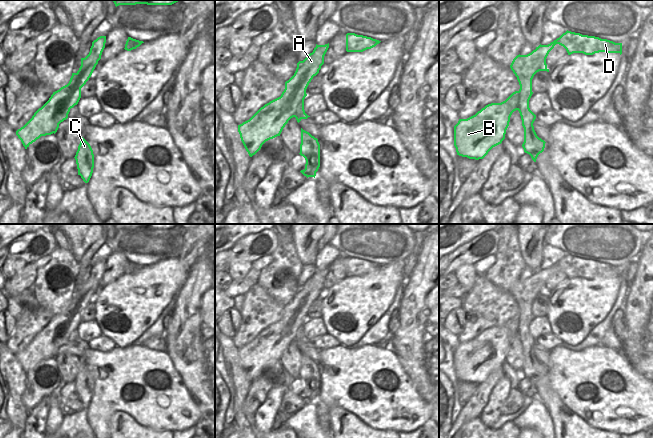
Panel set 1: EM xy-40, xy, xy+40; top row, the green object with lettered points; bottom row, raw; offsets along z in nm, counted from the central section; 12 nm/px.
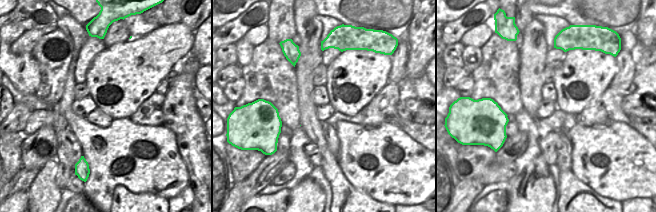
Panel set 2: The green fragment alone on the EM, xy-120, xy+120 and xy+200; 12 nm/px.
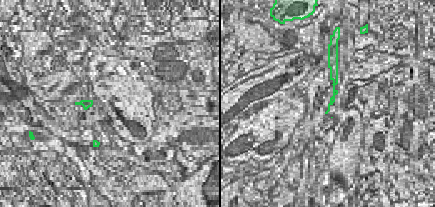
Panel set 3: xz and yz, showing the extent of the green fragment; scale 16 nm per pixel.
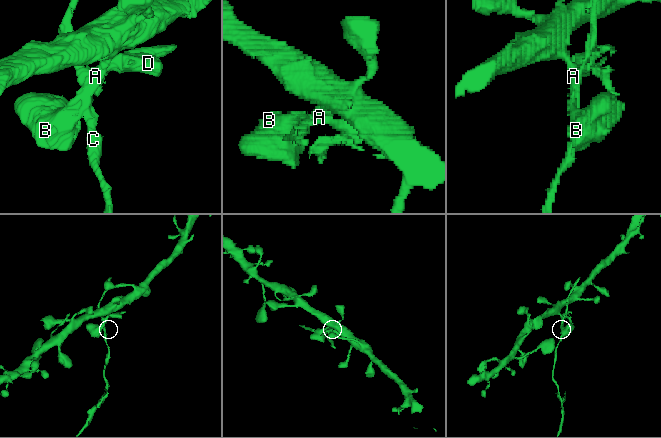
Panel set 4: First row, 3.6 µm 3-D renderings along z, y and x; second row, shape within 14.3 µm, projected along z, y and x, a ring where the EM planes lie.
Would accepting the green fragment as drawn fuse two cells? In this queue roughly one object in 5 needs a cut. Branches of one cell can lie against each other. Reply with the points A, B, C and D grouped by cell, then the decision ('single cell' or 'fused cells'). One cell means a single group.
A B D / C | fused cells

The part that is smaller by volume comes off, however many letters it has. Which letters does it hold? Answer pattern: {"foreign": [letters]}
{"foreign": ["C"]}

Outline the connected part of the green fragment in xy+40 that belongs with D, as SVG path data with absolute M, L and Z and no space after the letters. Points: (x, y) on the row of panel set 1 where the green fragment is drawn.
M568 30L550 44L540 44L528 57L533 63L518 74L518 91L513 92L501 103L488 104L475 115L459 119L454 126L454 146L457 155L475 160L483 159L493 147L502 143L512 113L520 108L519 94L532 96L532 79L539 71L549 72L546 58L556 44L563 46L568 55L593 55L599 52L622 54L622 43Z

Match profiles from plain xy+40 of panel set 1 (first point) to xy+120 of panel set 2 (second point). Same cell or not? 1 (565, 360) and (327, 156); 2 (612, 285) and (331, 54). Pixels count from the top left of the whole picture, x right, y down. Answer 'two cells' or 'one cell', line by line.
1: two cells
2: two cells

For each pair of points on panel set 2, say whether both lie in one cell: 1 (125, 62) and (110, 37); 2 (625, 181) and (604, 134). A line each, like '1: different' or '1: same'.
1: different
2: same

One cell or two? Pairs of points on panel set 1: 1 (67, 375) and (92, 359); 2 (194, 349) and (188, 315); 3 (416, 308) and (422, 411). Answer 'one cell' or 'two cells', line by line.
1: two cells
2: one cell
3: two cells

